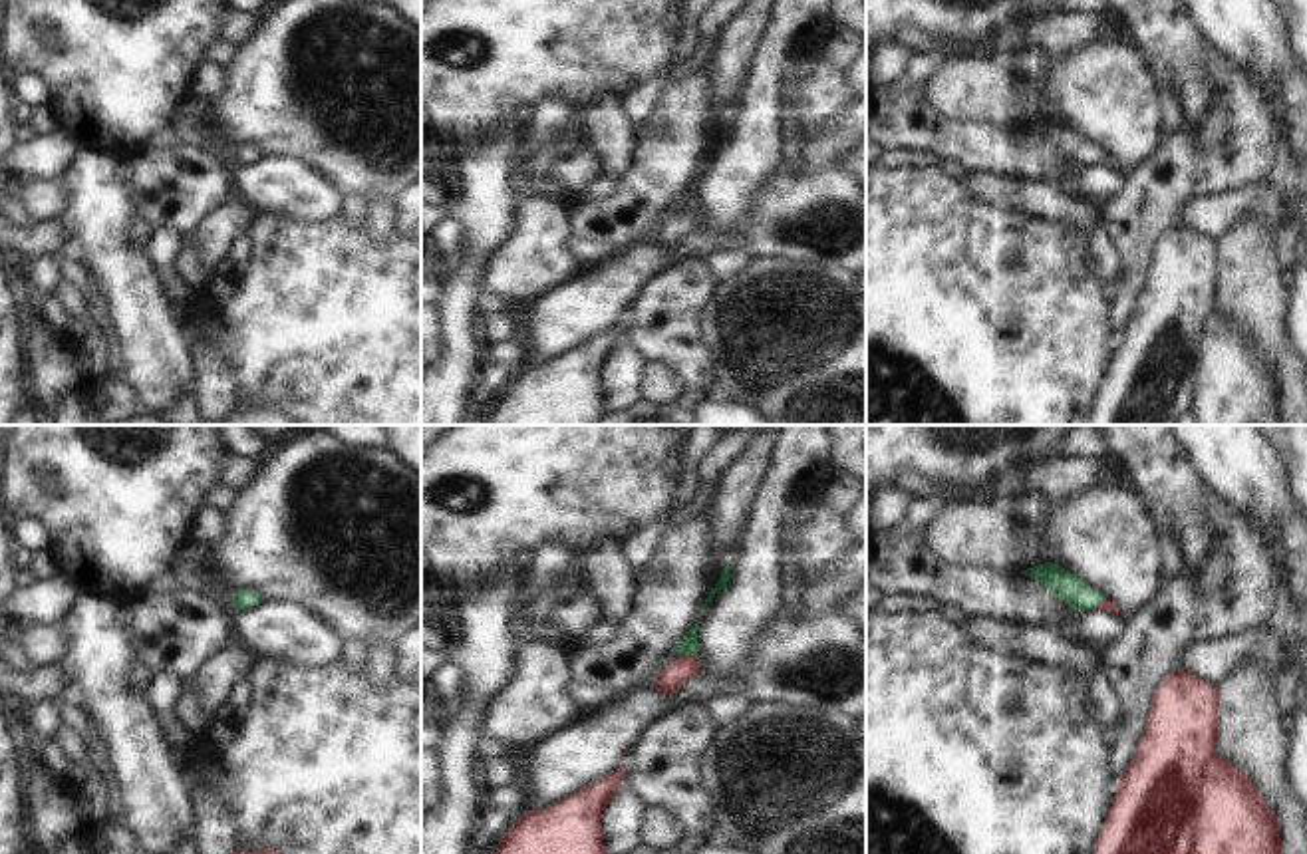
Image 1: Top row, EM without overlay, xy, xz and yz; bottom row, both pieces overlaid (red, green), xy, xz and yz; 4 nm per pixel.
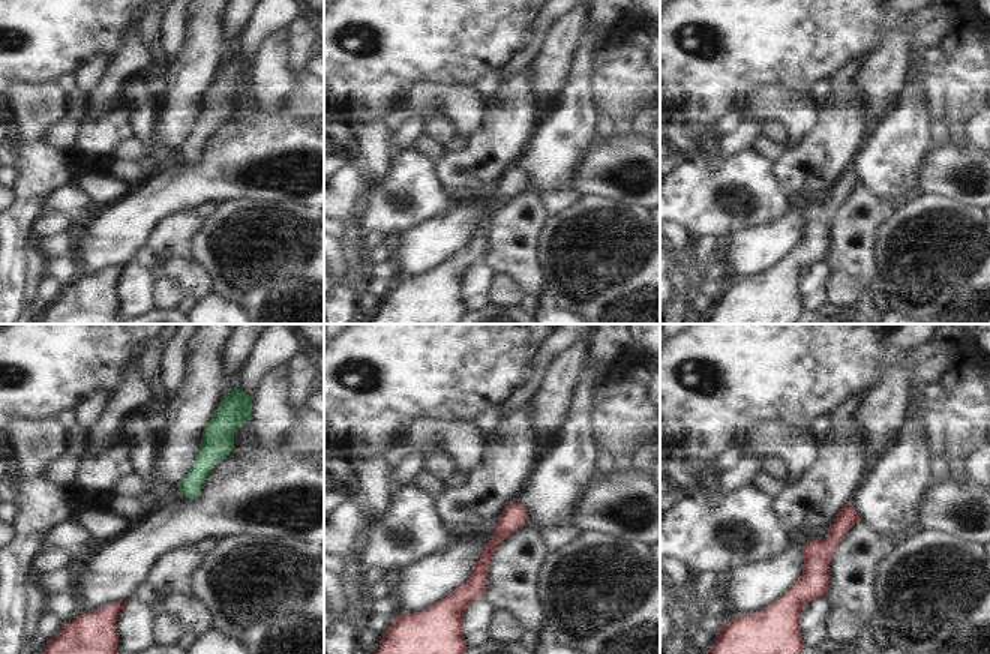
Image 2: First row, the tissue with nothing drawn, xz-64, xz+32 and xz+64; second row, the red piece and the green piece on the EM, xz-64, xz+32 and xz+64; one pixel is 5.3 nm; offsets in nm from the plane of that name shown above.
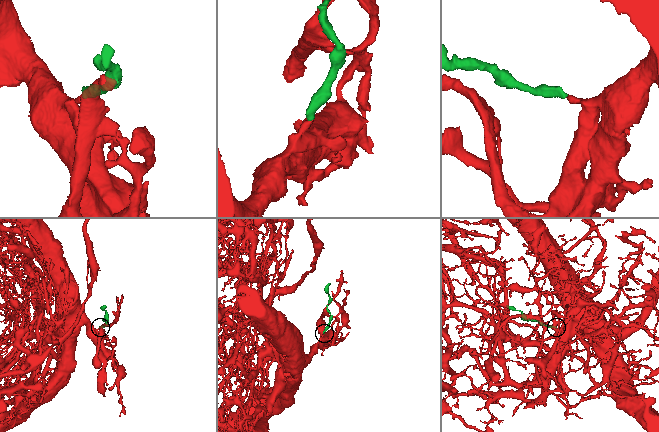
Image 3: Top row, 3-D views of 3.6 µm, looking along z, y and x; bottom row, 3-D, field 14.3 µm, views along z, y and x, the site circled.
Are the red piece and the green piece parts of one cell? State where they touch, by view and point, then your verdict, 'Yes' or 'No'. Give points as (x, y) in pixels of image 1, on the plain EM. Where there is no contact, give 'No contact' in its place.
Touches red at xz (690, 211). Yes

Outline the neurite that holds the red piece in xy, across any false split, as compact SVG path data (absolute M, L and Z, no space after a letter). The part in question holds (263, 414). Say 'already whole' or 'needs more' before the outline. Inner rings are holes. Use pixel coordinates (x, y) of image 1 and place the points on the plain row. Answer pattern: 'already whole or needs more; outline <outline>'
already whole; outline M236 403L228 411L222 425L296 425L296 423L274 405L258 405L254 409L246 409Z

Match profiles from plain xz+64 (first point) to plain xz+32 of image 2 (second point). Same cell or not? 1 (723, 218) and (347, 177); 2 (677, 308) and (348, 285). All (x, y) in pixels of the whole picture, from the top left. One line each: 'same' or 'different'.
1: same
2: same

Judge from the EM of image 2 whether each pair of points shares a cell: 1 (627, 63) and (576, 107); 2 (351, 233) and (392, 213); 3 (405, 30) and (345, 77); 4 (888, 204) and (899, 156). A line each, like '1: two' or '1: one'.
1: two
2: two
3: one
4: two

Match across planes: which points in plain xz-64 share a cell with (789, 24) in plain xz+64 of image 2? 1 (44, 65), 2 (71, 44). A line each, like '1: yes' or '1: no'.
1: yes
2: yes

